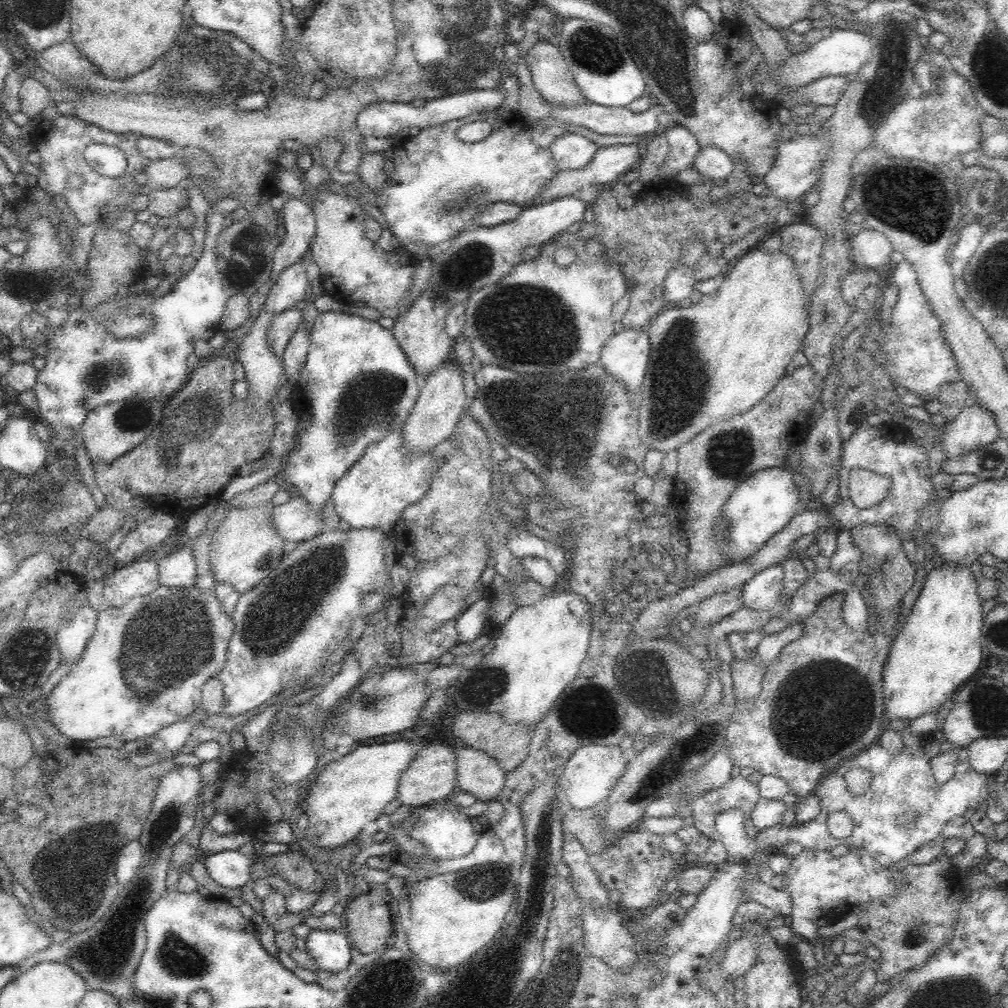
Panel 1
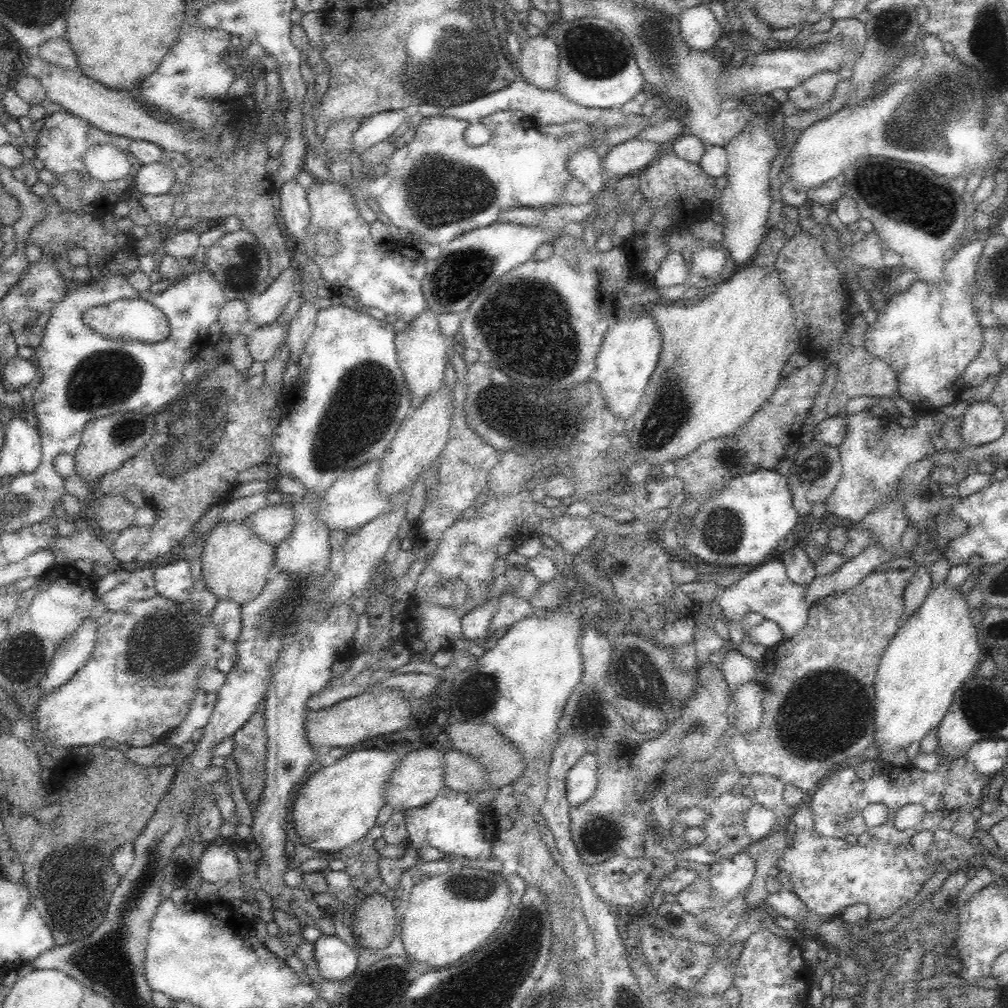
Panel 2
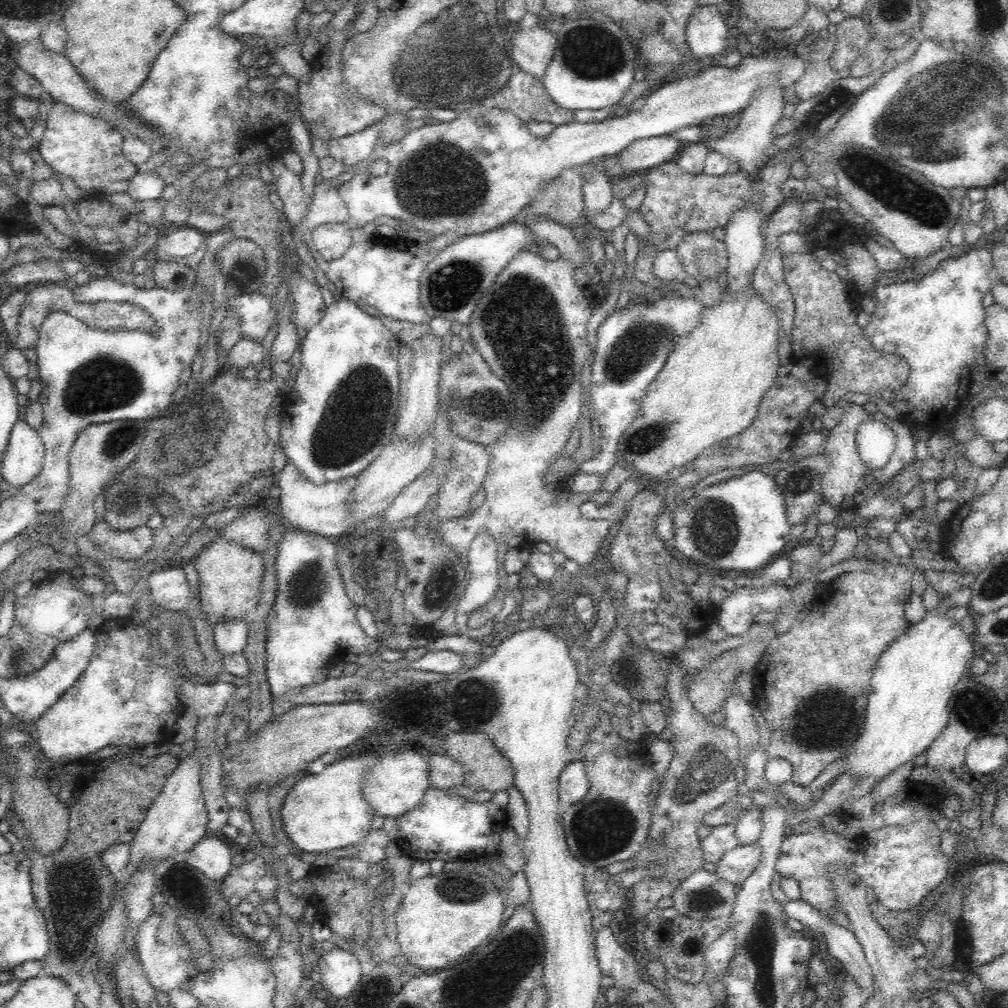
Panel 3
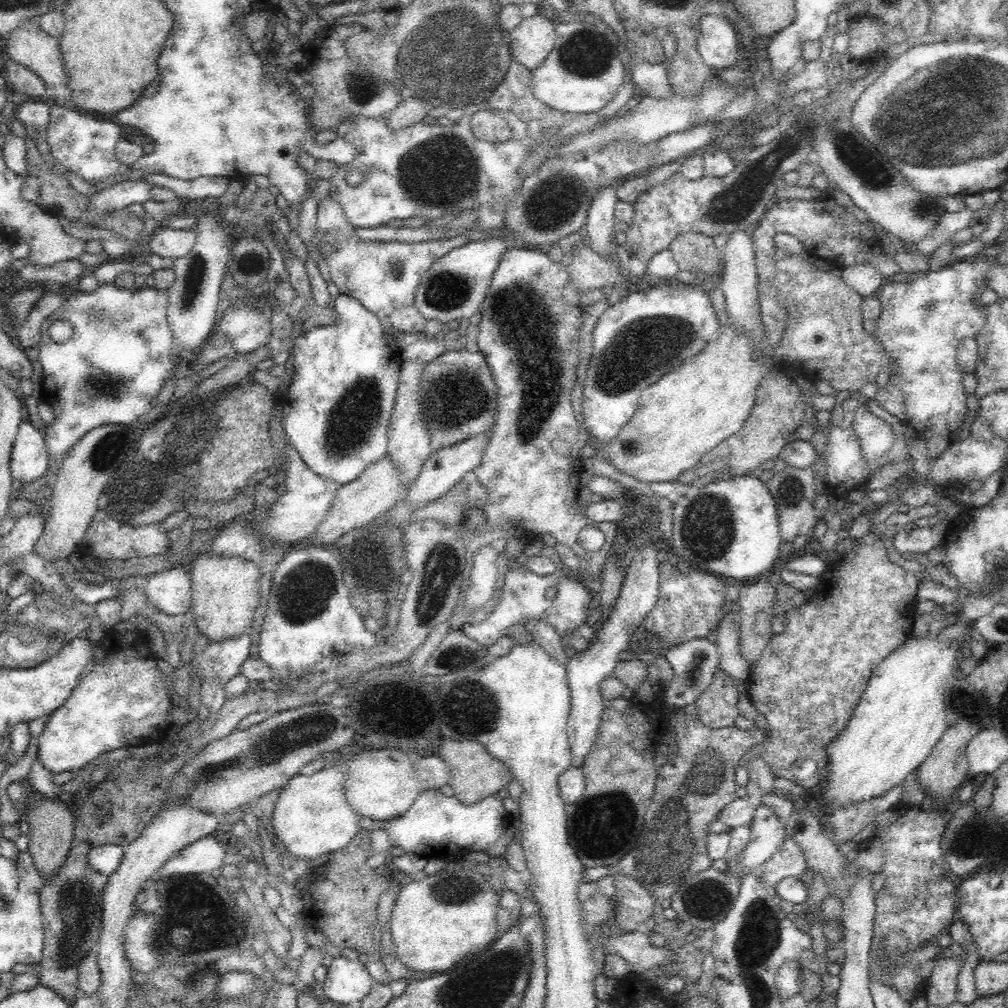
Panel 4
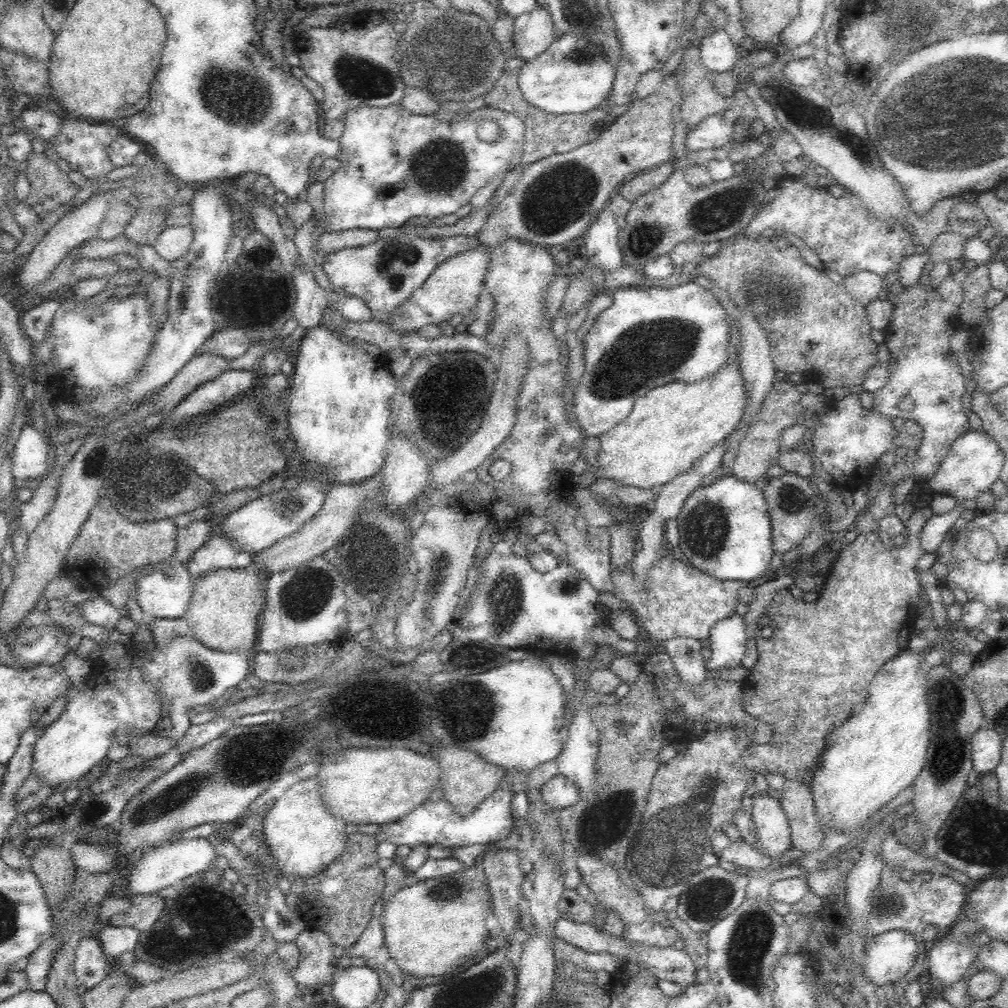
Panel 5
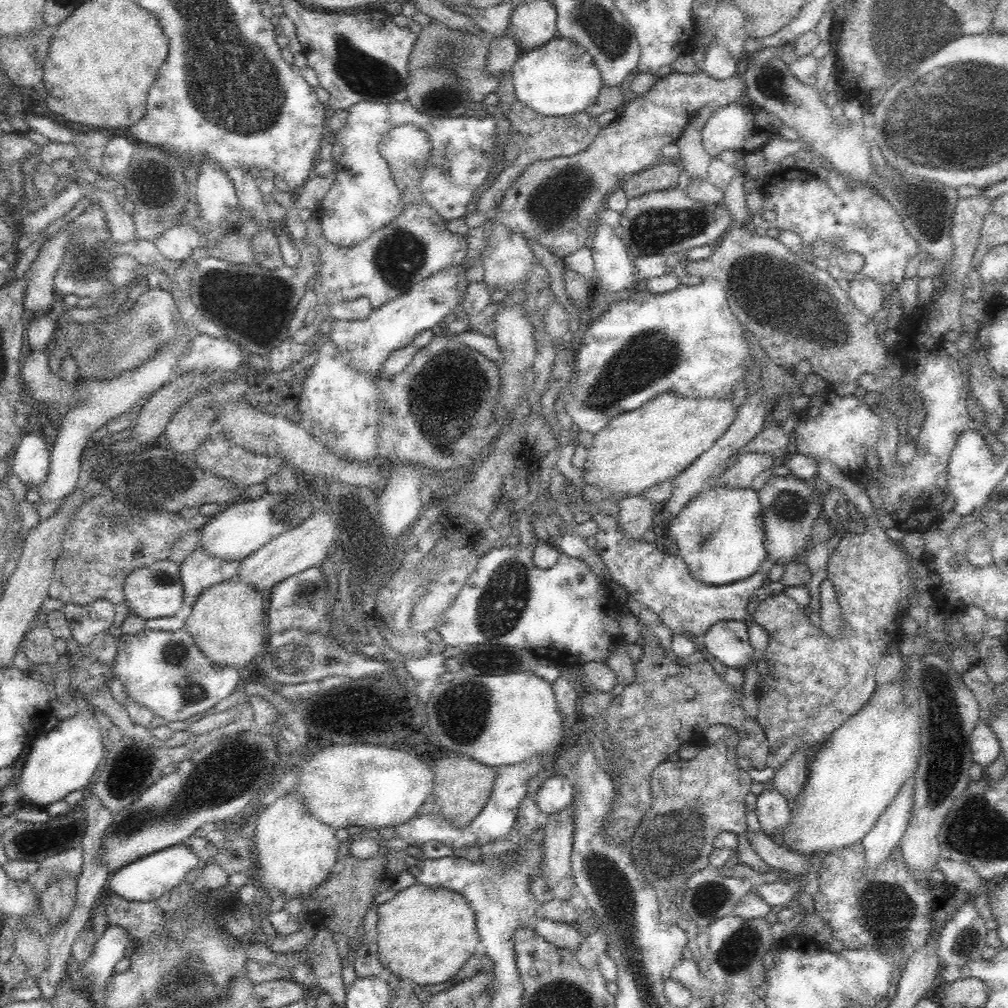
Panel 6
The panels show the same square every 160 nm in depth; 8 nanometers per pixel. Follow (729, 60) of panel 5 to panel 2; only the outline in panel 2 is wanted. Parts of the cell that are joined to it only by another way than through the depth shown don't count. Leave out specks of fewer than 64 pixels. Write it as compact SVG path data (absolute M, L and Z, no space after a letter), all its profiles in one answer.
M708 4L685 8L679 14L678 21L682 36L690 48L713 48L725 33Z

